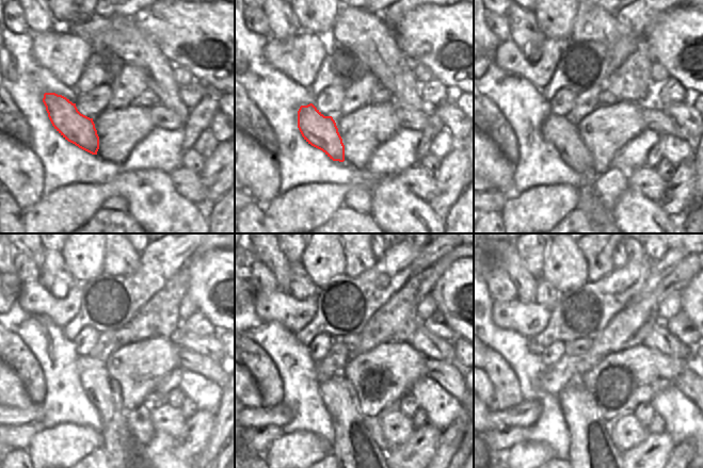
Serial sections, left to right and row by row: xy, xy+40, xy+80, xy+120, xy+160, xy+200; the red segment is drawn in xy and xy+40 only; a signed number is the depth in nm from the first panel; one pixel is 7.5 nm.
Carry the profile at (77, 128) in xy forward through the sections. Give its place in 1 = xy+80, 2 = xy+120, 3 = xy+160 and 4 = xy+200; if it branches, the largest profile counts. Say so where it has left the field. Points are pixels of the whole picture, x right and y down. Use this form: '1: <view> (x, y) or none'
1: xy+80 (562, 133)
2: xy+120 (123, 450)
3: xy+160 (355, 449)
4: xy+200 (591, 450)

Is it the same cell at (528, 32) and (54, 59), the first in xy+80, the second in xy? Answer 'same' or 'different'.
different

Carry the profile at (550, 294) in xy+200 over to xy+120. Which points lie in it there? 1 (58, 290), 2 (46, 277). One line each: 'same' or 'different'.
1: same
2: same

